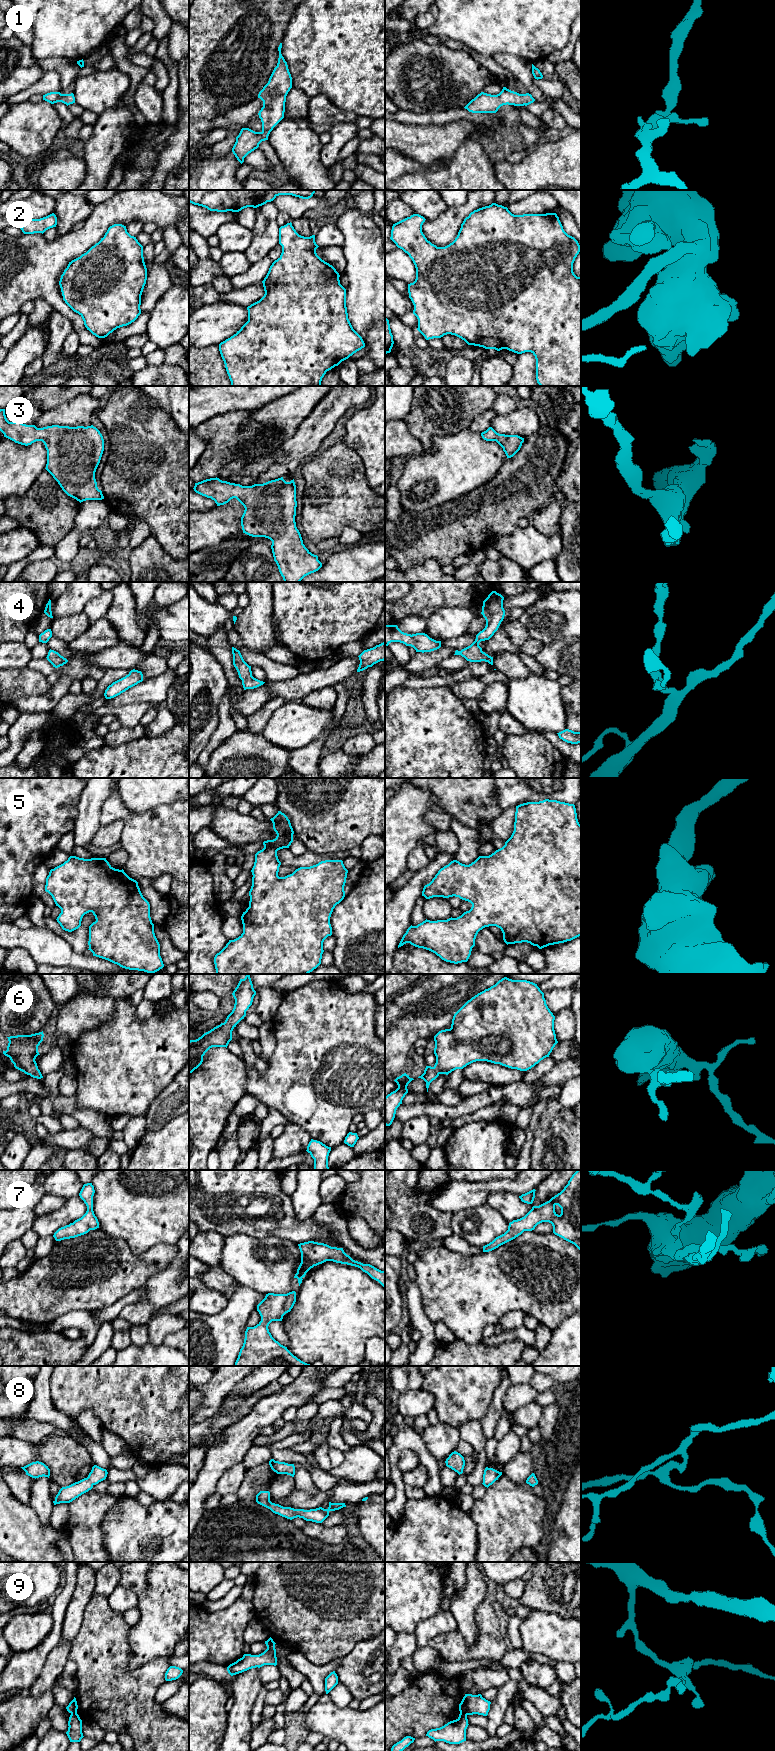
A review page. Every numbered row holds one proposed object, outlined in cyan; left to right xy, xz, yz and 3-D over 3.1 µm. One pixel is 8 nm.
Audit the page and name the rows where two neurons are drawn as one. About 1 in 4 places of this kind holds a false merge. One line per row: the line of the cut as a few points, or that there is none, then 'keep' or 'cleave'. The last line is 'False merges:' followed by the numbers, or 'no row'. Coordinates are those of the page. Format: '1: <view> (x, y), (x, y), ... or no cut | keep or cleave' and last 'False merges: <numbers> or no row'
1: no cut | keep
2: no cut | keep
3: no cut | keep
4: no cut | keep
5: no cut | keep
6: no cut | keep
7: no cut | keep
8: no cut | keep
9: yz (460, 1712), (467, 1714) | cleave
False merges: 9

